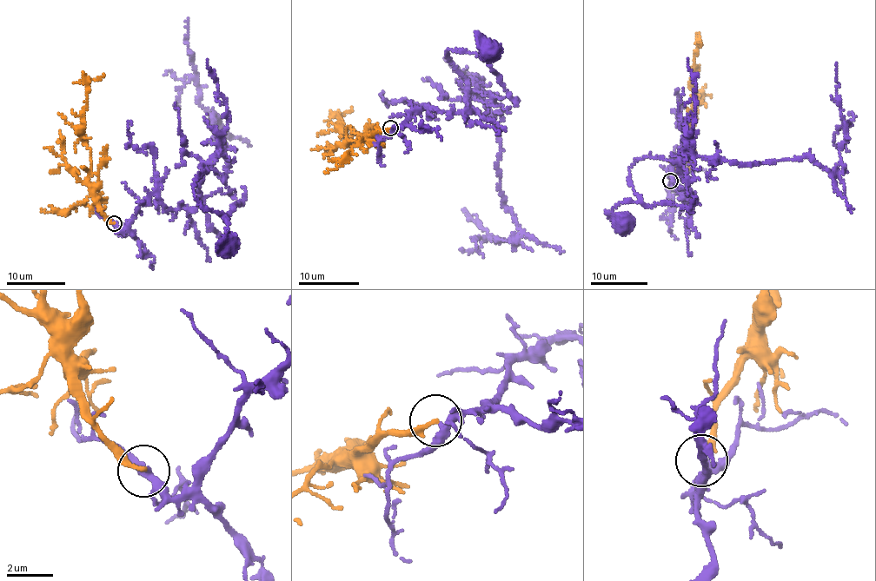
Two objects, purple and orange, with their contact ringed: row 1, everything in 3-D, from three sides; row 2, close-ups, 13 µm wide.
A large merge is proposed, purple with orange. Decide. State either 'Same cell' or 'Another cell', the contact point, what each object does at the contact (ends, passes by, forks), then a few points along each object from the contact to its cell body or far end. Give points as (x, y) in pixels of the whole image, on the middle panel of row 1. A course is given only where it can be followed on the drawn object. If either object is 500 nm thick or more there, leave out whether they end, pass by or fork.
Another cell. Place: (390, 128). At the ring purple passes by. At the ring orange ends. Course of purple: (392, 128), (421, 107), (473, 111), (467, 102), (466, 77), (447, 50), (485, 57), (483, 36), (493, 48). Course of orange: (390, 128), (361, 138), (355, 133), (348, 137), (338, 115), (341, 115), (352, 108)

